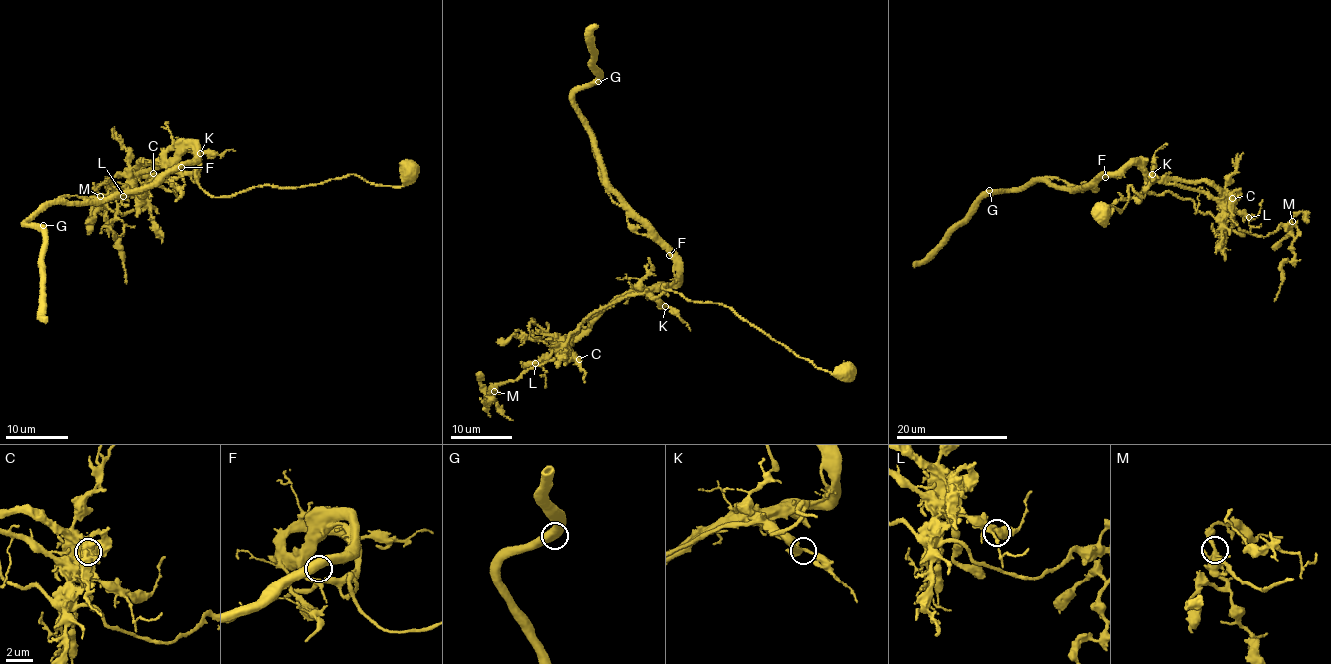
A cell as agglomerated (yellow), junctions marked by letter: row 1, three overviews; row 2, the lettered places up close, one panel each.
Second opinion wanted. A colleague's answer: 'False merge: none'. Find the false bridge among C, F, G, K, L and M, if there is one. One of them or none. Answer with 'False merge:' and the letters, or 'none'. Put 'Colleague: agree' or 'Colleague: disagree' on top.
Colleague: disagree
False merge: F

